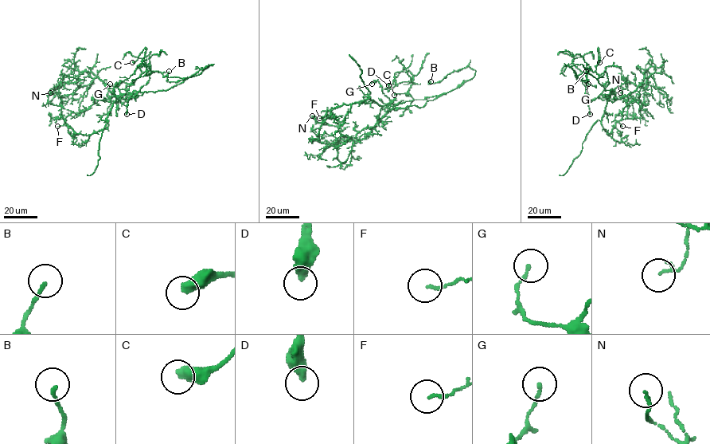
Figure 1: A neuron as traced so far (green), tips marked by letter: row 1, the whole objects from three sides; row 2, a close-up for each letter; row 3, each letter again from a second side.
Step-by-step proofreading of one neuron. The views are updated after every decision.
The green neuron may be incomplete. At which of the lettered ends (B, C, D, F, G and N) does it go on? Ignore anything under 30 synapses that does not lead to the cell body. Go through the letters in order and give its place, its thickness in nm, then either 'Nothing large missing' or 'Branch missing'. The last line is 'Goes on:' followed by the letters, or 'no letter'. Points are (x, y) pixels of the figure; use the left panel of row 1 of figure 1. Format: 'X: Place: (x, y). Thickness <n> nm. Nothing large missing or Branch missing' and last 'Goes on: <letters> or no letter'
B: Place: (169, 71). Thickness 140 nm. Nothing large missing
C: Place: (132, 62). Thickness 500 nm. Nothing large missing
D: Place: (126, 114). Thickness 440 nm. Nothing large missing
F: Place: (57, 126). Thickness 130 nm. Nothing large missing
G: Place: (110, 84). Thickness 130 nm. Nothing large missing
N: Place: (50, 92). Thickness 130 nm. Nothing large missing
Goes on: no letter

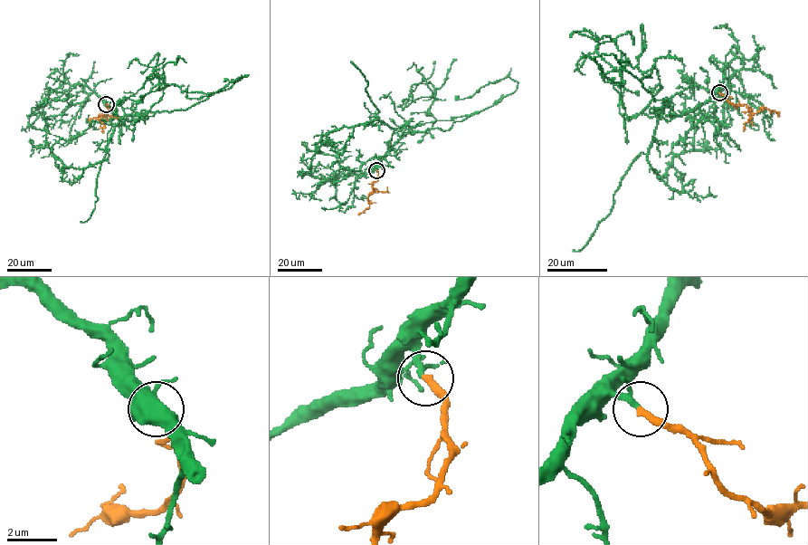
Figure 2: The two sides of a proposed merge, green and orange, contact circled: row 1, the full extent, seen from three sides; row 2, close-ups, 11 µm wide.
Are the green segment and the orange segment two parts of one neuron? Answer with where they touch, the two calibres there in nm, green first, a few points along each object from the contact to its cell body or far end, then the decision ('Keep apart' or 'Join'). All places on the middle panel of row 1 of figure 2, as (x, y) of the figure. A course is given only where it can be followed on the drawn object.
Place: (376, 170). Thickness 190 nm (green) against 280 nm. Course of green: (376, 170), (406, 134), (448, 130), (478, 112), (436, 119), (429, 112), (434, 87), (423, 79), (397, 107). Course of orange: (376, 170), (378, 178), (373, 184), (374, 190), (368, 195), (369, 207), (358, 215). Join

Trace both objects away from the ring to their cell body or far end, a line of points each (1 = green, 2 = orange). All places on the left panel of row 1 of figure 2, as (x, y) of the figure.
1: (106, 104), (137, 120), (208, 97), (159, 88), (164, 81), (137, 59), (128, 68)
2: (106, 104), (106, 113), (102, 113), (99, 119), (99, 116), (88, 120)

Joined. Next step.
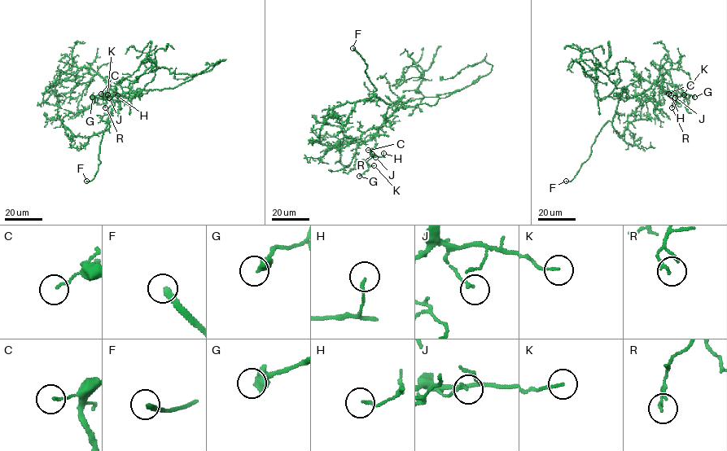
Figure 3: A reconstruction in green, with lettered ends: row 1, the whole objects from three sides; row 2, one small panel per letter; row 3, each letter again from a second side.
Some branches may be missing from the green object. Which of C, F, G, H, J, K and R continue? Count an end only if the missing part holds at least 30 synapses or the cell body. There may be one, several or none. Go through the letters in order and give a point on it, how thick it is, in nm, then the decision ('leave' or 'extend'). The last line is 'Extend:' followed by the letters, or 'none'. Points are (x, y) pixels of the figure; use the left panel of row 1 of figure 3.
C: (101, 94) | 100 nm | leave
F: (86, 181) | 200 nm | extend
G: (92, 97) | 360 nm | leave
H: (117, 95) | 110 nm | leave
J: (109, 98) | 110 nm | leave
K: (107, 94) | 120 nm | leave
R: (105, 107) | 110 nm | leave
Extend: F

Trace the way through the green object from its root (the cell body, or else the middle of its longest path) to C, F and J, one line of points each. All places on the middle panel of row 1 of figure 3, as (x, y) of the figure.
C: (402, 107), (382, 125), (373, 136), (375, 146), (368, 150)
F: (402, 107), (394, 111), (404, 95), (387, 103), (373, 94), (376, 89), (365, 72), (367, 65), (352, 48)
J: (402, 107), (398, 108), (374, 135), (376, 146), (371, 153), (375, 157)

